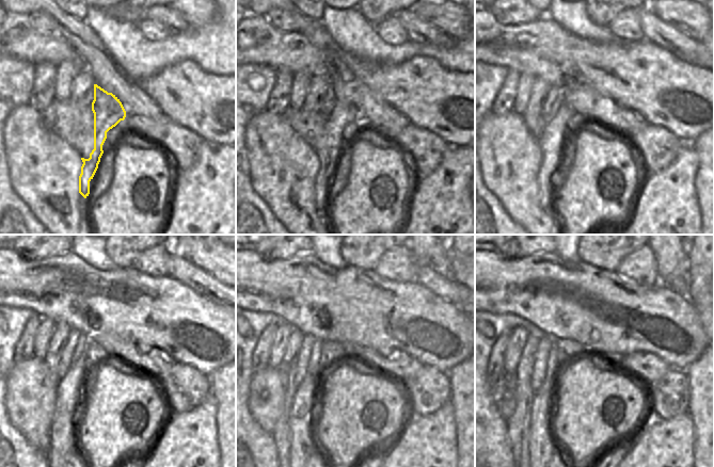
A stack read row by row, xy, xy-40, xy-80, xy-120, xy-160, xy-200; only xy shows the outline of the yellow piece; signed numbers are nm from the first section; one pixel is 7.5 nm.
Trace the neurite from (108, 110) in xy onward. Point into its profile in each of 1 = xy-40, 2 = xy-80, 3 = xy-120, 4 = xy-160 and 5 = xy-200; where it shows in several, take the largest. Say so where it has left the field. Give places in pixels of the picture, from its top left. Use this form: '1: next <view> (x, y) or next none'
1: next xy-40 (329, 146)
2: next xy-80 (557, 142)
3: next xy-120 (69, 392)
4: next xy-160 (303, 408)
5: next xy-200 (541, 446)

